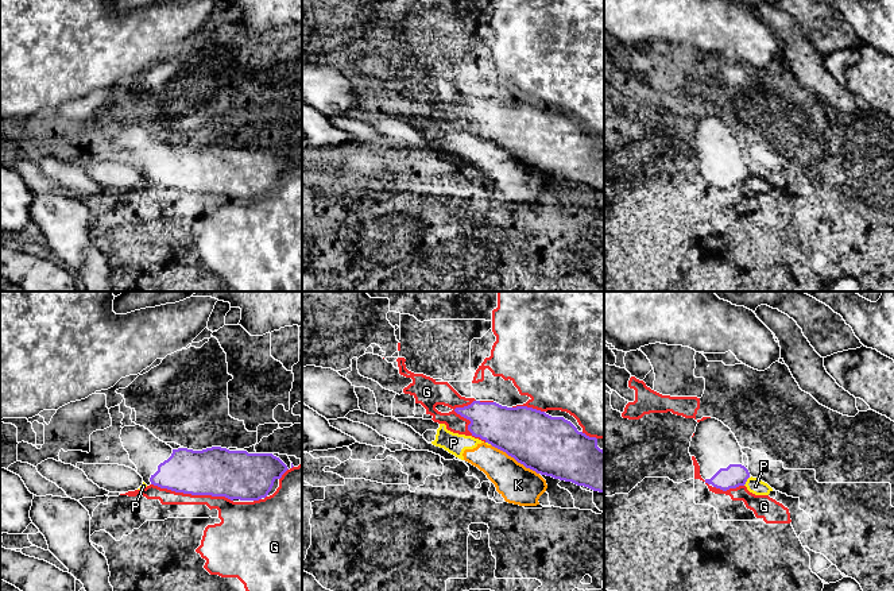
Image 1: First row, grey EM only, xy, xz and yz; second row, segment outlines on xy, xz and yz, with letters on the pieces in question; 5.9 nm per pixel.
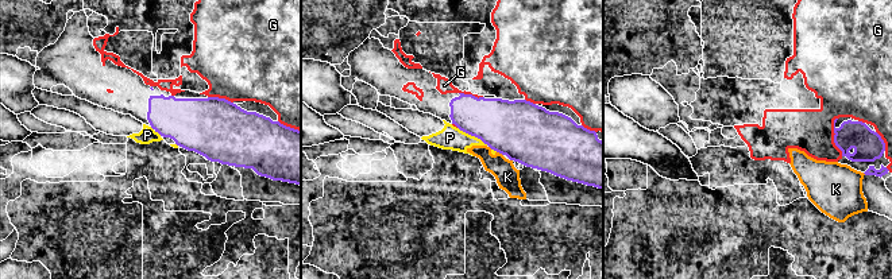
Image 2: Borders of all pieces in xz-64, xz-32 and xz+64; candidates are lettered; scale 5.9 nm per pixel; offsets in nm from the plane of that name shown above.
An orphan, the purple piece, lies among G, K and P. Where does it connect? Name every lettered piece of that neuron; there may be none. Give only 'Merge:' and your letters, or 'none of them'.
Merge: none of them

